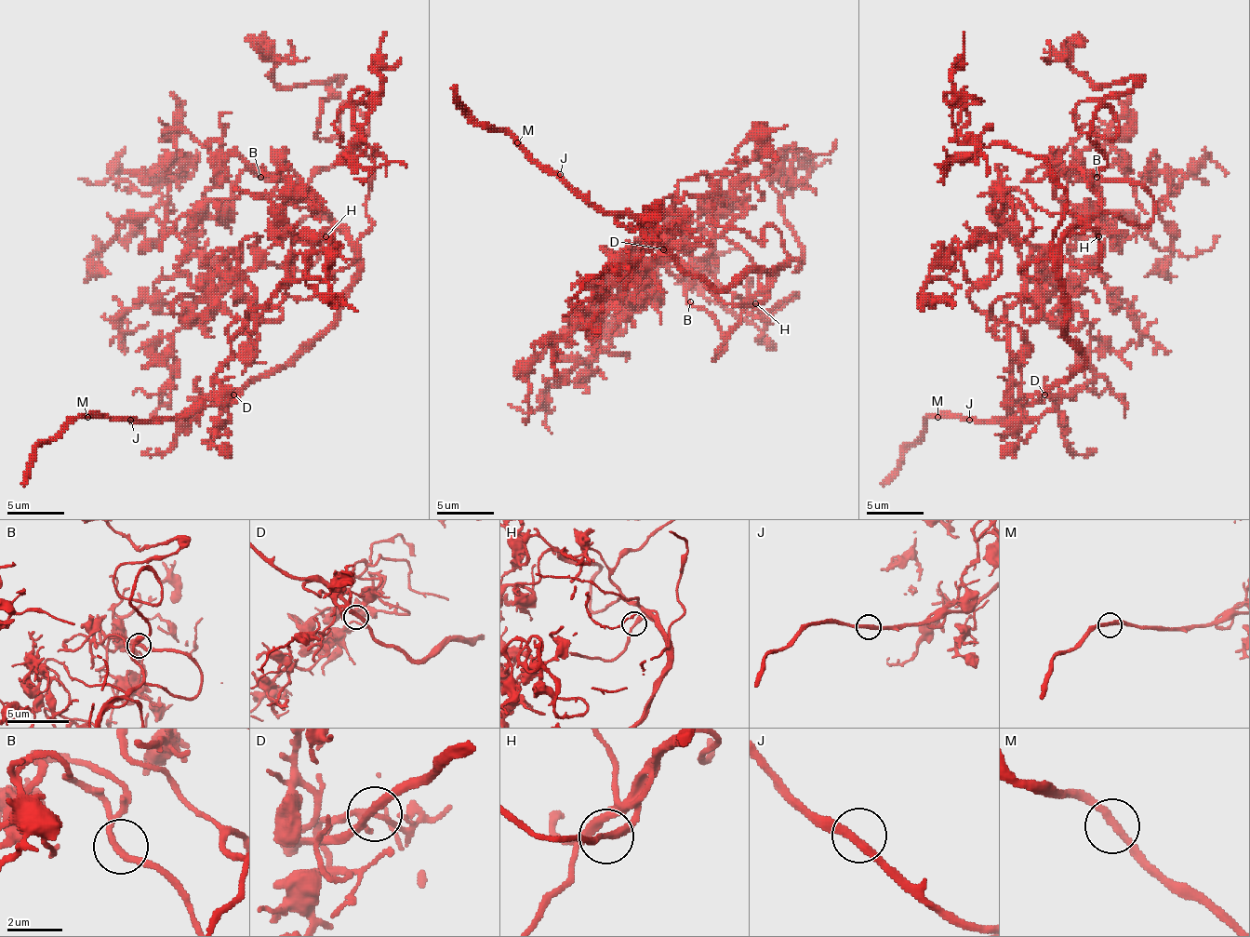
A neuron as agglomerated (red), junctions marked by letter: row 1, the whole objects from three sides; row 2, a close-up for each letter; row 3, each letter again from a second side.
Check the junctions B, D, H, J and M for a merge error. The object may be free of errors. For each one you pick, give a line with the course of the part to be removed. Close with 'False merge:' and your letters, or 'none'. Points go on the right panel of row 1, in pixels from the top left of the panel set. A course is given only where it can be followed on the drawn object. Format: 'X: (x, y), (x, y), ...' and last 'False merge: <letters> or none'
False merge: none

